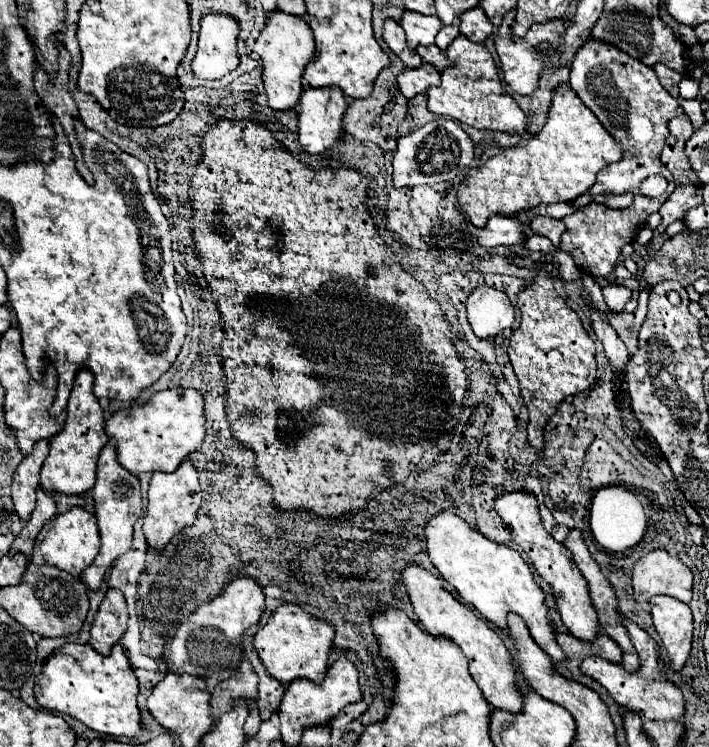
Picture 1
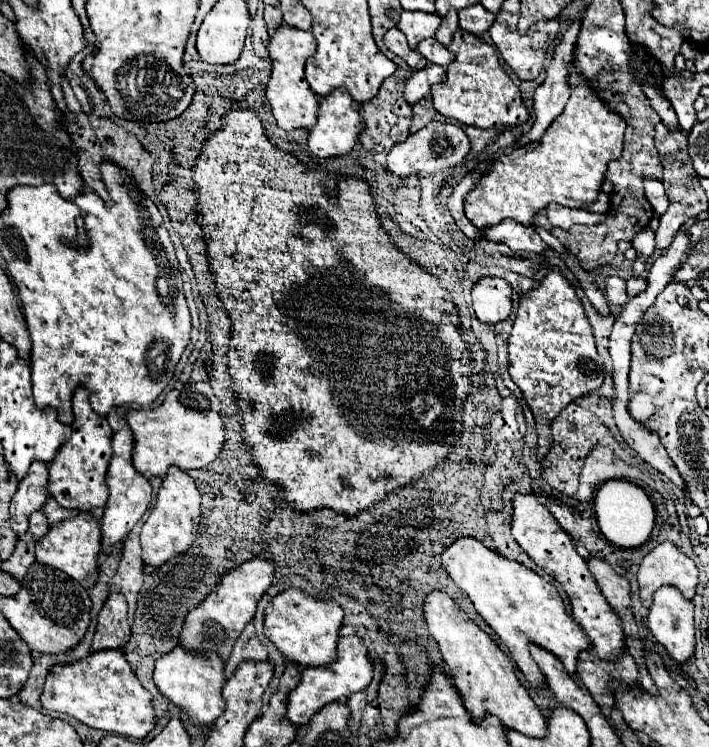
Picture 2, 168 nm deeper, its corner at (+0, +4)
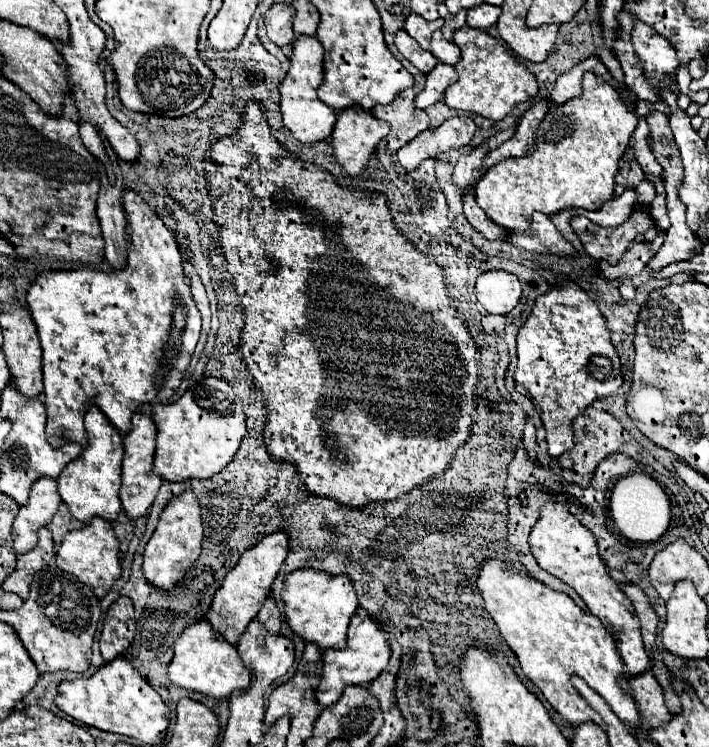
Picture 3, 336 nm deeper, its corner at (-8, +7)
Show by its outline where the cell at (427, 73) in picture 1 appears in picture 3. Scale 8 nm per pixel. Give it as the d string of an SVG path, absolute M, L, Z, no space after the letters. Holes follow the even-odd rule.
M437 63L437 67L427 75L425 89L415 97L415 105L419 109L425 109L433 103L437 103L443 97L443 91L457 81L457 73L447 63Z

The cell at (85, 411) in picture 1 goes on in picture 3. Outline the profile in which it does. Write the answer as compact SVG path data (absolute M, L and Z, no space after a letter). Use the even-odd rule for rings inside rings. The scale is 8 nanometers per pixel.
M91 407L85 415L87 445L83 447L81 457L73 459L57 477L59 495L69 507L71 515L83 523L89 523L91 517L103 517L115 521L121 511L119 485L121 485L121 461L123 461L123 439L121 433L111 427L109 419L97 409Z

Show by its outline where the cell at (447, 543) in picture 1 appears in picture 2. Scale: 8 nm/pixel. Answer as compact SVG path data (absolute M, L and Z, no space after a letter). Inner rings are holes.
M459 538L443 552L443 568L453 582L467 592L479 616L493 628L495 636L509 648L517 668L523 672L531 686L543 686L545 676L529 654L529 642L555 654L571 678L575 676L575 664L583 650L591 650L591 640L583 628L567 614L559 590L543 580L533 570L505 560L501 554L485 548L475 538Z

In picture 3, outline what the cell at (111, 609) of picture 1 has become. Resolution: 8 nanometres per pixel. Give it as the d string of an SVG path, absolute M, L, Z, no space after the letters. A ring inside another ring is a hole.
M119 597L107 613L101 631L101 655L107 661L121 655L135 639L135 617L133 603L129 597Z

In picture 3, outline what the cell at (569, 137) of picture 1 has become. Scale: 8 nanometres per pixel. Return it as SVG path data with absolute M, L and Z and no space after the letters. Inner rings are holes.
M585 75L581 97L553 107L541 121L535 149L525 157L499 161L475 183L477 205L491 221L509 231L525 231L535 211L545 215L569 207L597 211L613 197L619 159L635 127L637 117L623 107L619 93L603 77Z

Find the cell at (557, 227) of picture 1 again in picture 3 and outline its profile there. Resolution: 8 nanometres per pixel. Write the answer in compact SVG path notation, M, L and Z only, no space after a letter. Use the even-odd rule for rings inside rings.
M625 189L619 197L607 201L601 209L596 212L584 209L569 209L575 217L583 215L588 219L595 221L601 227L617 227L621 223L625 223L631 215L631 211L637 207L637 195L631 189Z

